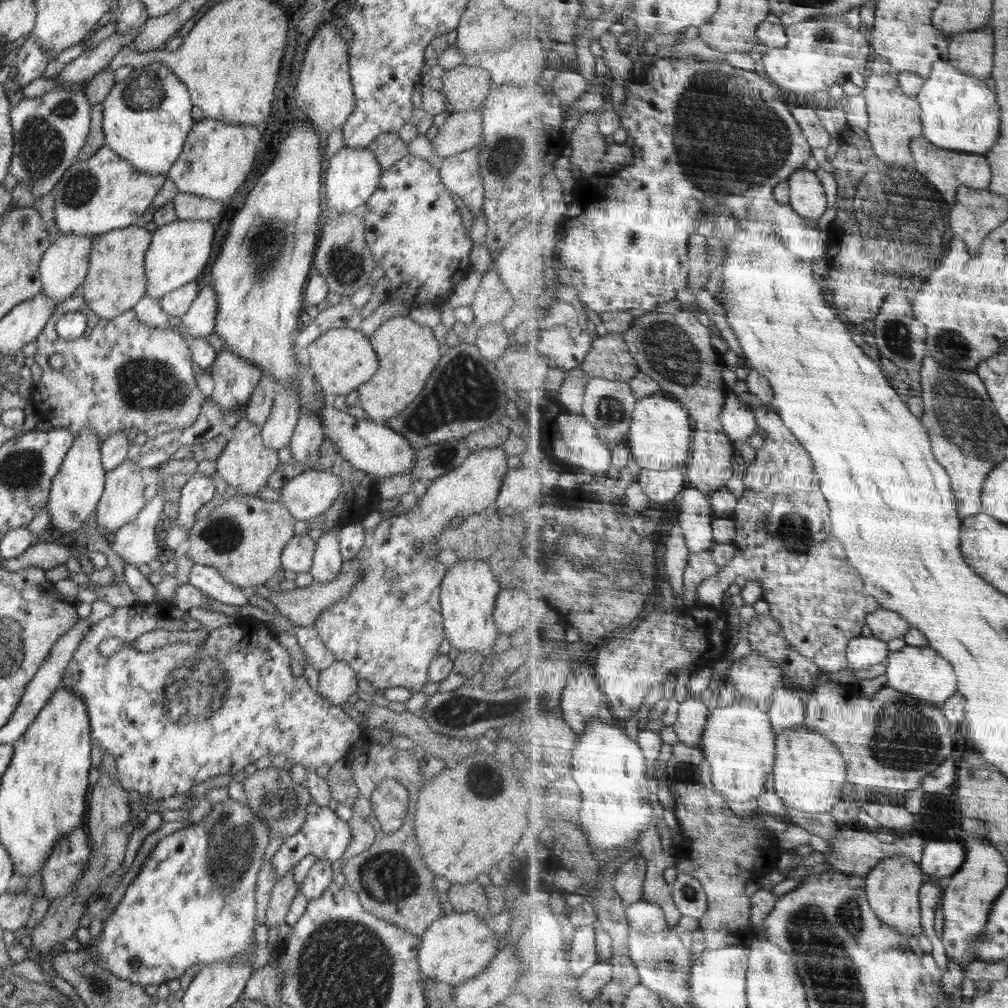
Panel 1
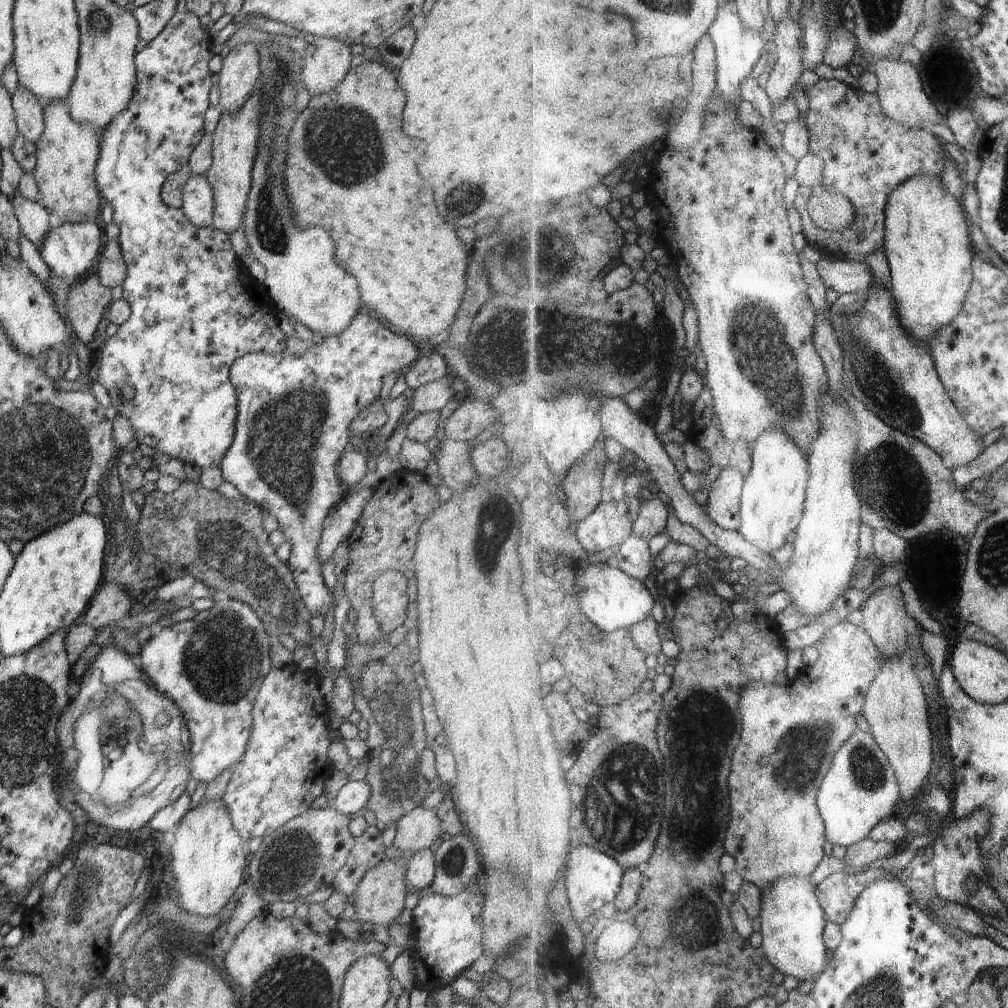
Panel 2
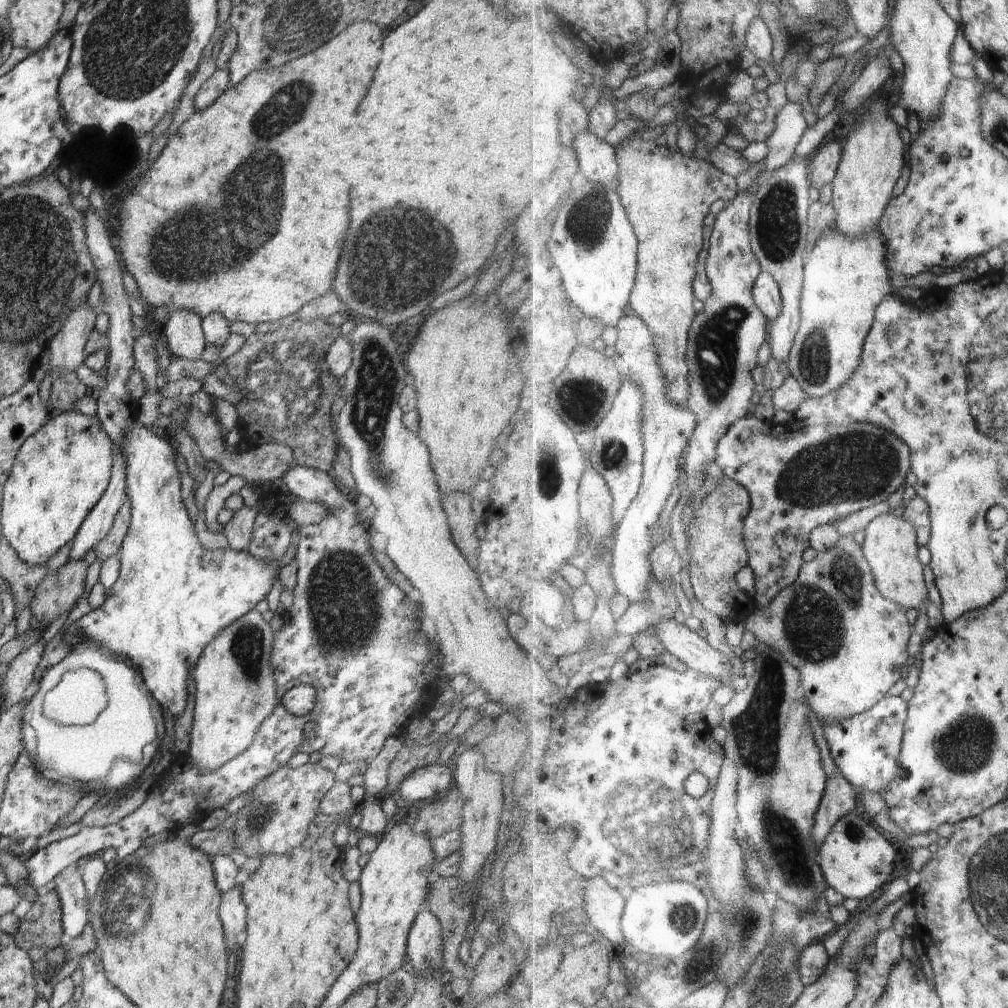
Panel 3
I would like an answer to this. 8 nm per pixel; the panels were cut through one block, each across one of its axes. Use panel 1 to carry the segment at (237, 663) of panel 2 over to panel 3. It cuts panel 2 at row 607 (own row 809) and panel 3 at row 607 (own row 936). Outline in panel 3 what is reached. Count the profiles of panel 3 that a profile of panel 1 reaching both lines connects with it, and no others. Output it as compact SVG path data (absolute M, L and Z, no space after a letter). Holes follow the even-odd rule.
M136 421L131 425L122 441L121 453L124 455L126 461L127 497L131 502L131 523L121 544L121 550L119 551L121 567L118 580L116 580L114 586L111 588L111 596L106 596L104 603L99 608L91 609L86 615L82 615L79 620L72 623L68 627L65 635L68 633L76 634L76 632L78 632L78 634L83 635L81 638L93 641L97 643L97 646L102 647L110 654L127 660L138 670L141 684L146 688L151 698L156 700L162 708L170 710L174 717L177 717L181 715L182 711L186 708L188 696L186 677L197 663L202 651L205 650L205 646L216 634L222 631L224 627L228 627L229 624L234 623L235 620L238 620L238 618L244 616L247 612L254 610L256 604L267 597L268 592L270 592L272 585L279 576L280 562L260 560L258 557L252 556L247 550L235 551L230 547L226 547L225 549L209 551L202 547L197 537L198 526L193 525L190 521L188 511L186 511L186 507L180 497L180 478L178 469L176 468L177 452L165 439L158 437L153 429L145 428L141 423Z

